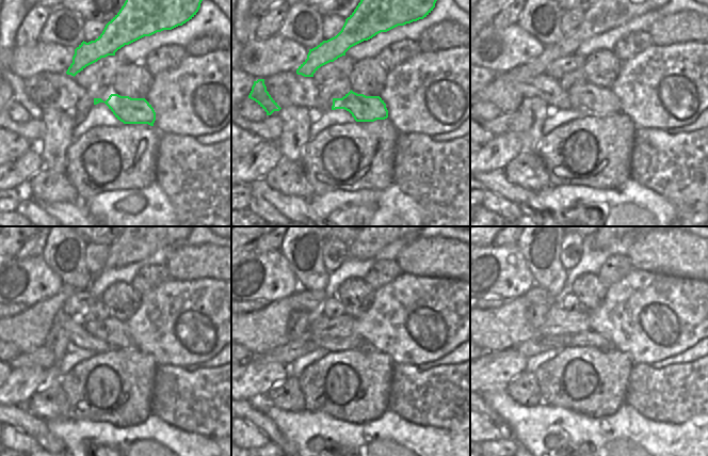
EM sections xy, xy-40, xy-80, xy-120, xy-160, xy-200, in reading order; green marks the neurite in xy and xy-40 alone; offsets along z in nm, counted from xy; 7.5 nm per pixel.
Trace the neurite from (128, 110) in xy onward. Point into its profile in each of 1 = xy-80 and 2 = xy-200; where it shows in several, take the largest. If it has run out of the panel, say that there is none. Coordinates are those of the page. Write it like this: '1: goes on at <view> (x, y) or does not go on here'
1: goes on at xy-80 (593, 99)
2: goes on at xy-200 (493, 330)

